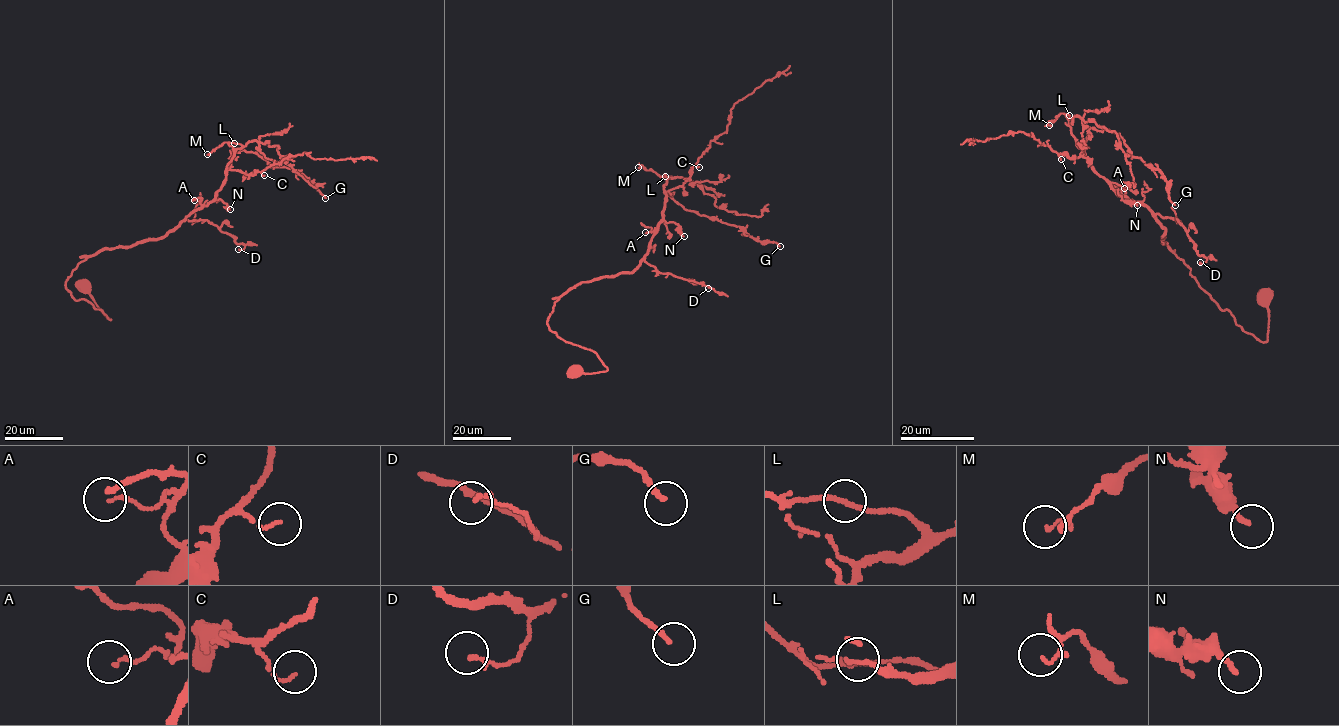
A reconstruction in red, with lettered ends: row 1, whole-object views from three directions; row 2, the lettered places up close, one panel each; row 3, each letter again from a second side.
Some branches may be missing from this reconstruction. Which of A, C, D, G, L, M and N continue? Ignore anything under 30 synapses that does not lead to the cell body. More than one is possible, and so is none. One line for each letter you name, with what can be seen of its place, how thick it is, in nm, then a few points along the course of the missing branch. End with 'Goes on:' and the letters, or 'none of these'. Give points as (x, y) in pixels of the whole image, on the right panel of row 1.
Goes on: none of these

